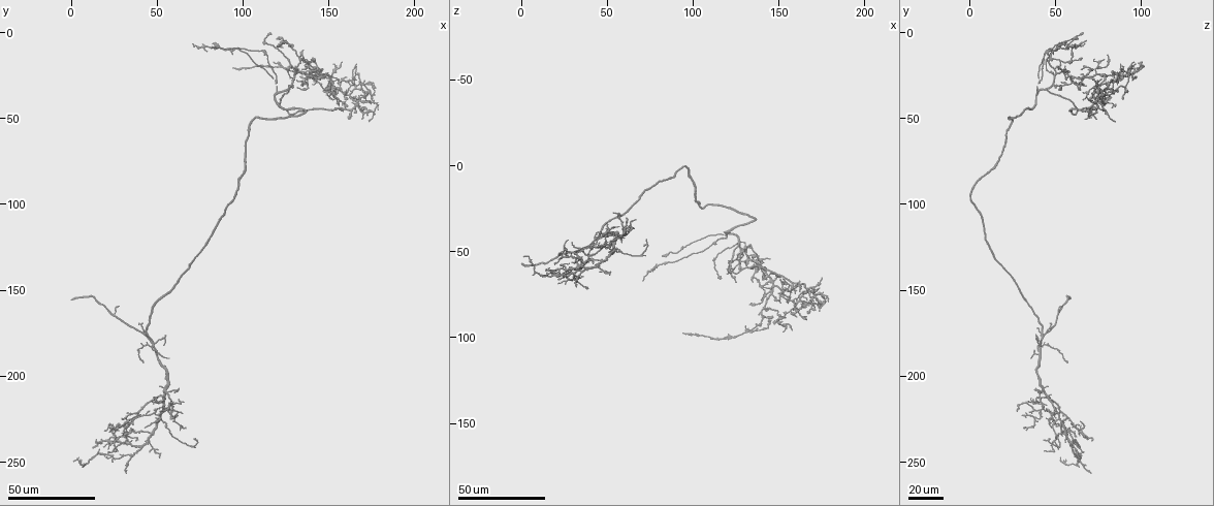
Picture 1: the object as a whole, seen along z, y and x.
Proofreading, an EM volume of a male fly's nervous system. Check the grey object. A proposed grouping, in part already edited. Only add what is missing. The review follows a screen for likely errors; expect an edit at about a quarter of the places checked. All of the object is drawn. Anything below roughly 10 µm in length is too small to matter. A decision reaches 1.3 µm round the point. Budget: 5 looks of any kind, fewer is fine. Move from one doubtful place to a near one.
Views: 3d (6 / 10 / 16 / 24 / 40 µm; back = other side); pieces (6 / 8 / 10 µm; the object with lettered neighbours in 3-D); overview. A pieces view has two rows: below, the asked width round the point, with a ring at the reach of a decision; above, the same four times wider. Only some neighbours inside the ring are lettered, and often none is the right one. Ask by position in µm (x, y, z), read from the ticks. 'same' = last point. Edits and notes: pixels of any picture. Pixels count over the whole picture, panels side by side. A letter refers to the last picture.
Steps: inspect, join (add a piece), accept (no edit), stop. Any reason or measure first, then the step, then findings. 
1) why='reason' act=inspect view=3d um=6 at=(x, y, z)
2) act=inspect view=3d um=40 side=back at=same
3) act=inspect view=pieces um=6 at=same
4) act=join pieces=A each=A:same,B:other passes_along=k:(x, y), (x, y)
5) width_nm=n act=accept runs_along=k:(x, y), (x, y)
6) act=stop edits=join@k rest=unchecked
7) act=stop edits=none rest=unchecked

why='thin end' act=inspect view=3d um=24 at=(27, 228, 50)

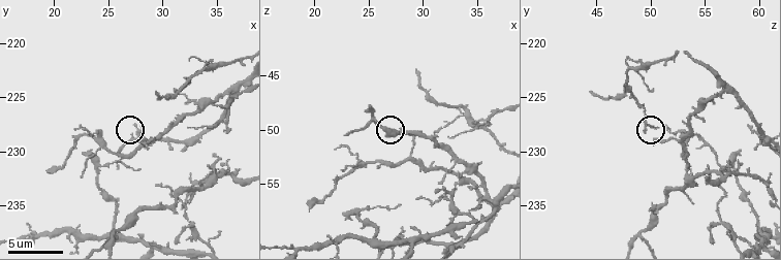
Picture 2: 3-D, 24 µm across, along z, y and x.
act=inspect view=pieces um=10 at=(28.4, 229.2, 50.2)

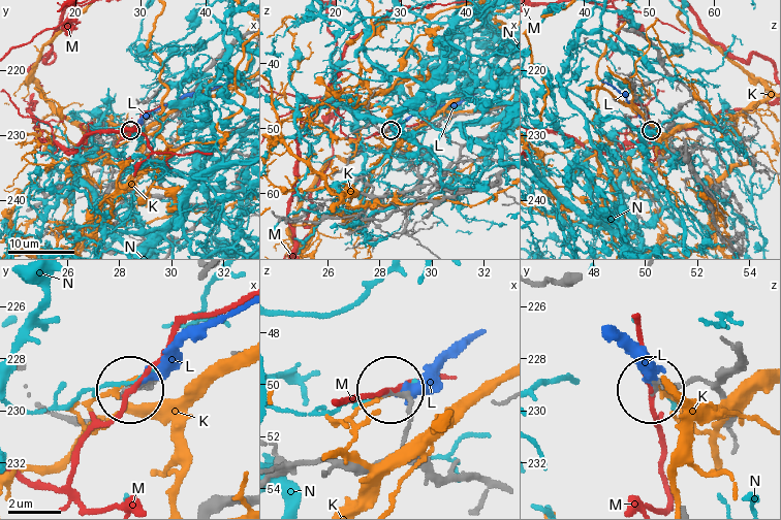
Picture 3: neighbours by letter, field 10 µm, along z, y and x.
width_nm=180 act=accept each=K:other,L:other,M:other,N:other runs_along=3:(737, 351), (735, 364), (716, 378), (652, 389) found='no lettered piece goes on from it'

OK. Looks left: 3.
why='free end' act=inspect view=3d um=40 at=(38, 238, 71)

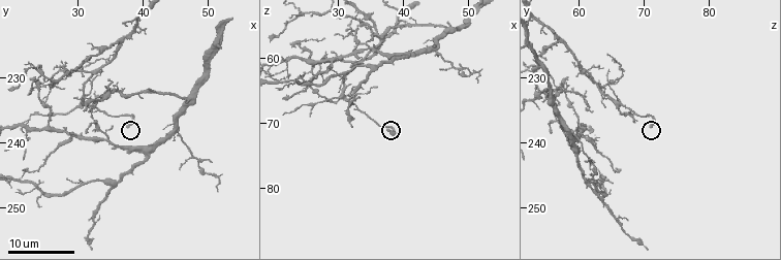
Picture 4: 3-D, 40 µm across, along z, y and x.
why='see the neighbours' act=inspect view=pieces um=10 at=(37.5, 237.0, 71.0)

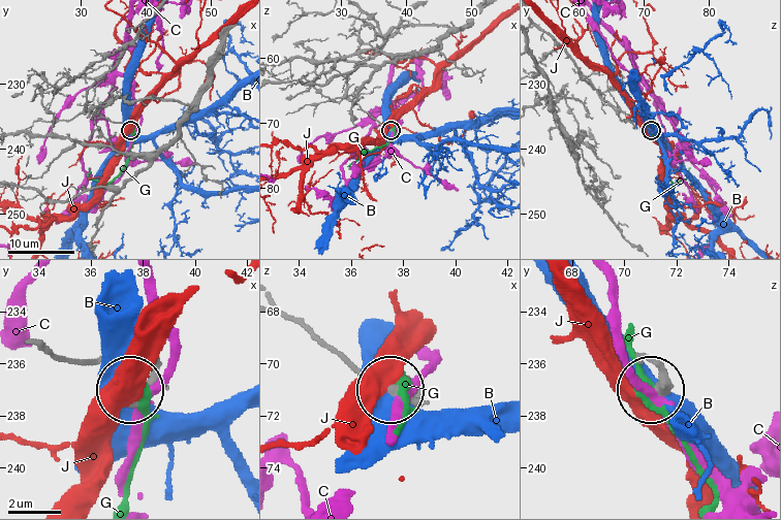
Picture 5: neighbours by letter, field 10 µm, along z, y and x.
act=accept each=B:other,C:other,G:other,J:other found='no lettered piece goes on from it'

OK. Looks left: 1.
act=stop edits=none rest=unchecked

